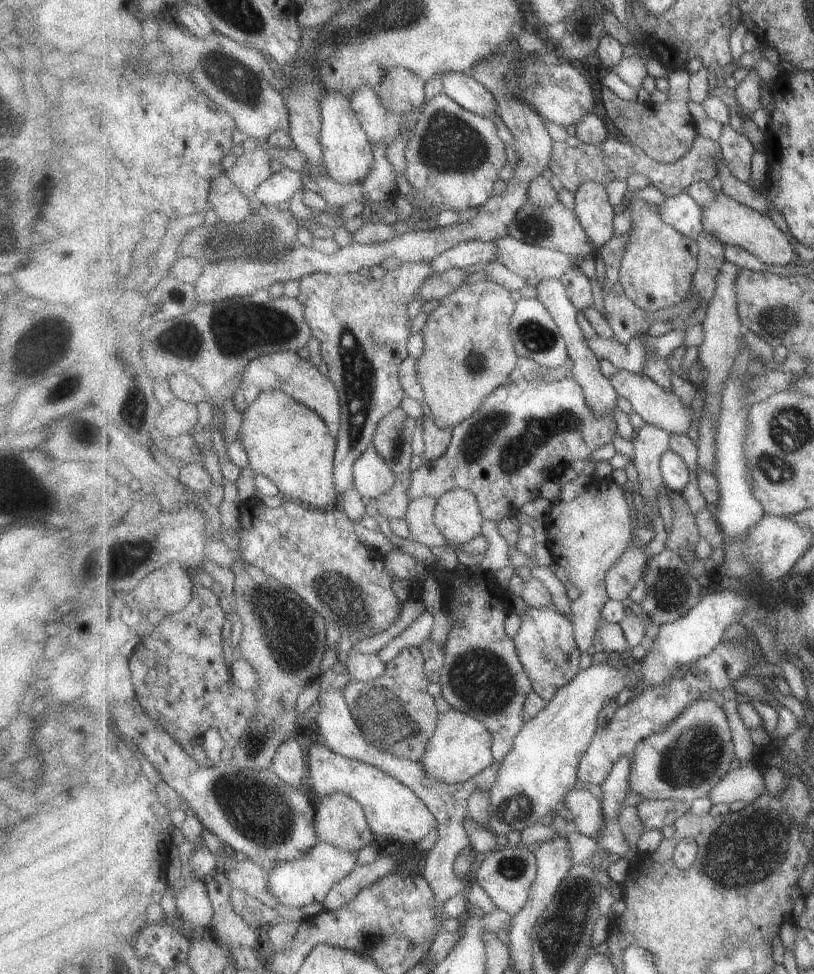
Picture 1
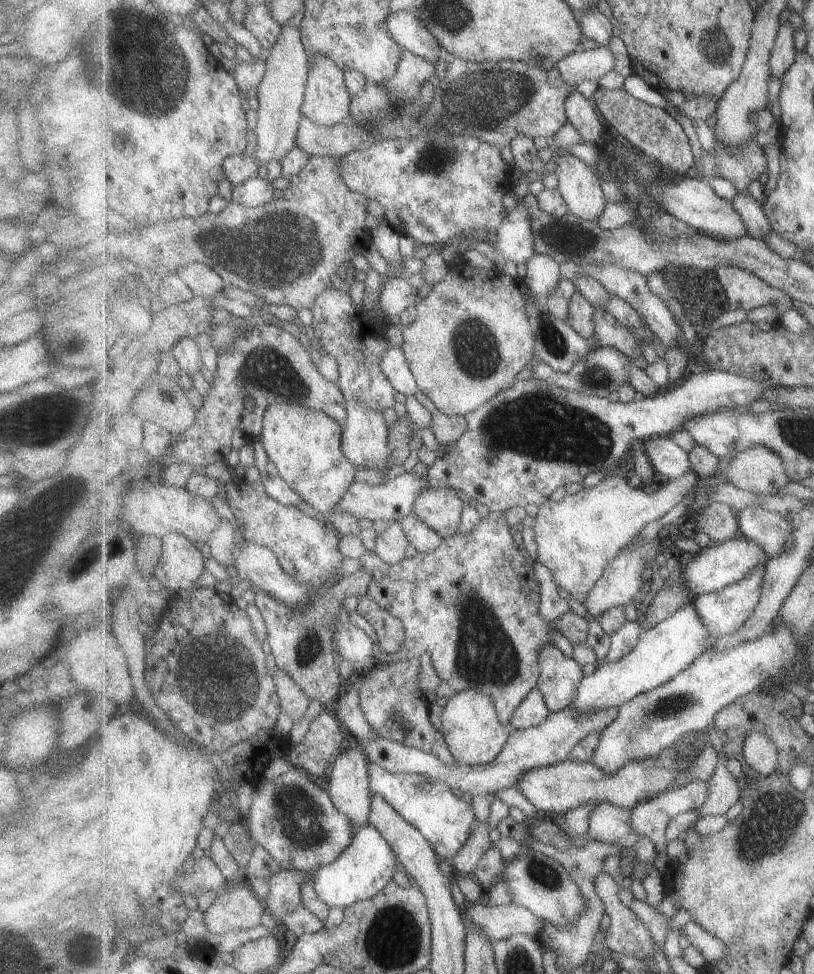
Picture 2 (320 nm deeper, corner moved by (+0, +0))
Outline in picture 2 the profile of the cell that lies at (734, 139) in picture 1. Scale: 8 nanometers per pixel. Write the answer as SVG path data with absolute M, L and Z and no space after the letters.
M743 191L737 192L732 205L744 220L748 234L753 238L765 240L772 224L764 211L763 204L758 203L751 195Z

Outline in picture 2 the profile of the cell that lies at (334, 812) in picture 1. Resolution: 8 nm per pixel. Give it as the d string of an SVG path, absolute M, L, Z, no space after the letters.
M346 748L334 762L329 782L327 782L329 783L327 791L332 798L333 804L352 820L356 830L368 824L372 812L374 794L372 793L368 764L368 756L361 748Z

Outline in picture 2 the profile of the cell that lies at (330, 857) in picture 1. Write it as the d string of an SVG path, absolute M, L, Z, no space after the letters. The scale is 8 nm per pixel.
M371 824L363 825L347 851L328 865L320 866L313 872L314 889L318 892L318 897L325 901L330 908L345 908L355 904L357 901L372 899L380 894L389 883L397 870L402 869L398 856L389 844L388 840Z

